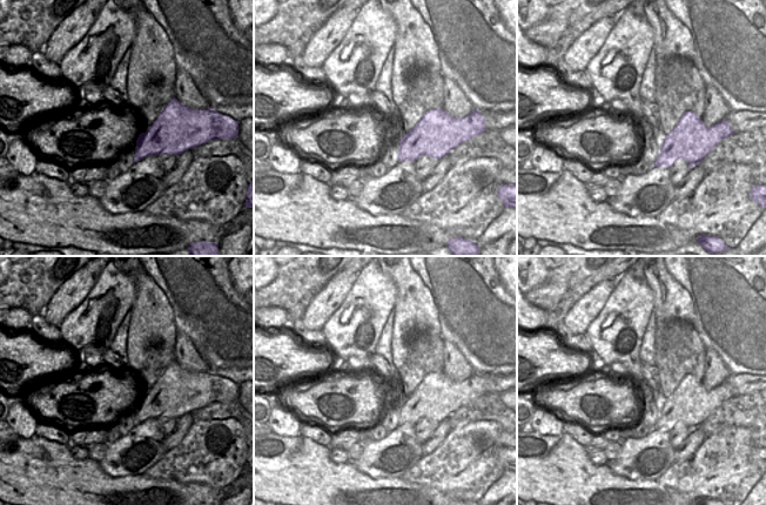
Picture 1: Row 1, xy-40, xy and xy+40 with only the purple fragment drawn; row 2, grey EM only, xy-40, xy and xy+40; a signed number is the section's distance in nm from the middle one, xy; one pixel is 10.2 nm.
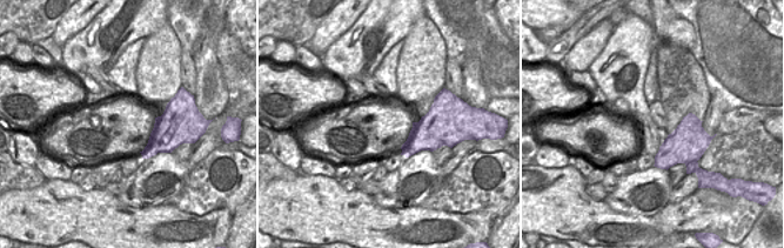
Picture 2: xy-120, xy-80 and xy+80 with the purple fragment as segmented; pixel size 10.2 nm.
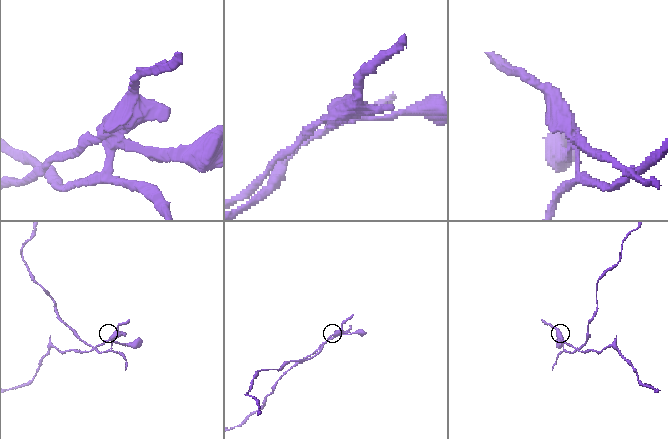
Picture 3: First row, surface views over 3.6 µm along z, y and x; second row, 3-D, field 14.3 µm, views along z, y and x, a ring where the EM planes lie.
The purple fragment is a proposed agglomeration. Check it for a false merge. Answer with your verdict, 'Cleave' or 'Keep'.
Cleave

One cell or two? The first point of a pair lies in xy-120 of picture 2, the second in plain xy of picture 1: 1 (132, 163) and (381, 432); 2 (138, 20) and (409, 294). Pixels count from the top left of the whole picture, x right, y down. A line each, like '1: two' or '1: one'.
1: two
2: two

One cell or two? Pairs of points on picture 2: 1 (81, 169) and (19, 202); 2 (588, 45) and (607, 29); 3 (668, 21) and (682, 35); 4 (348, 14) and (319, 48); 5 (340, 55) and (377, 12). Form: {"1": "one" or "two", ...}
{"1": "two", "2": "one", "3": "one", "4": "one", "5": "one"}

